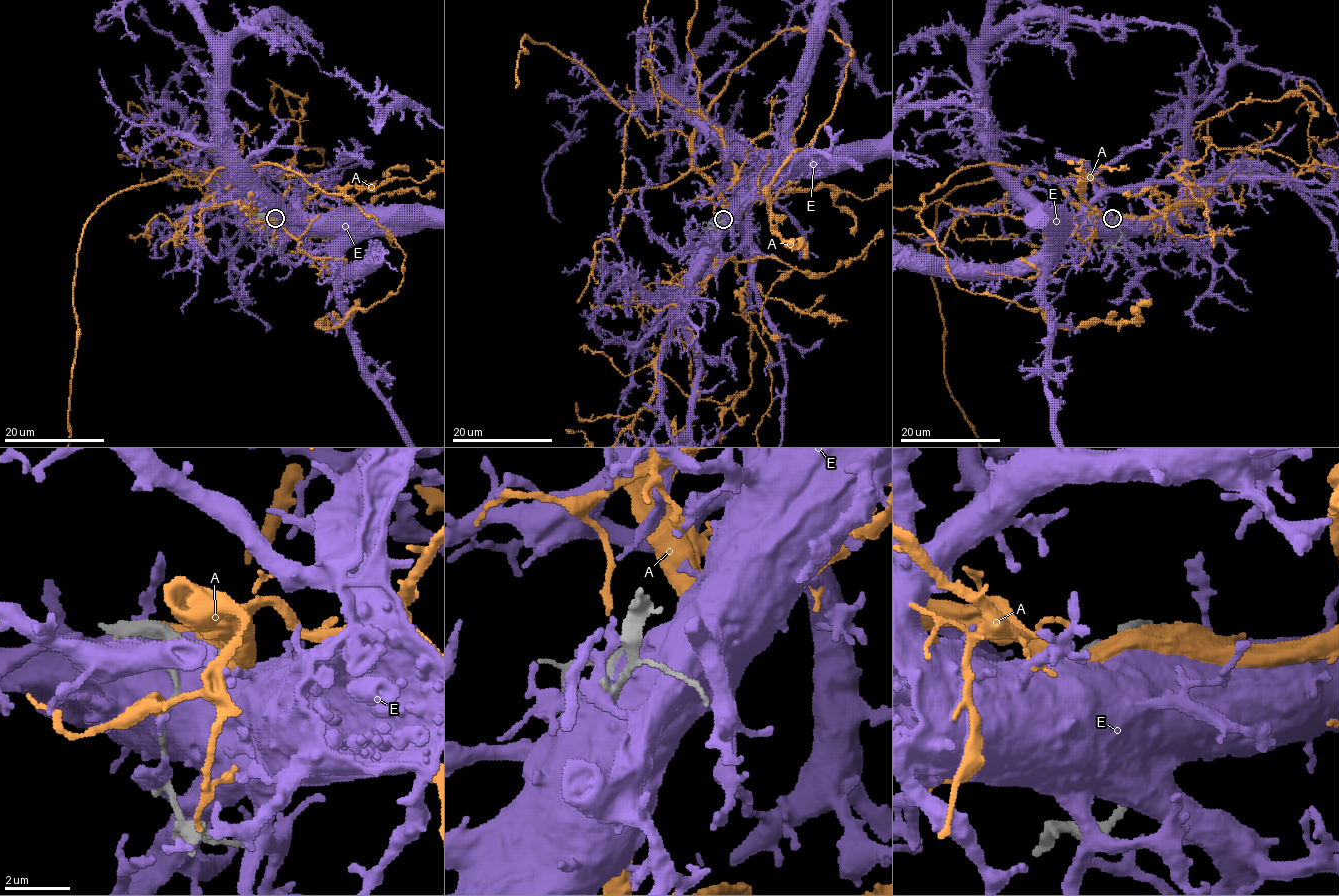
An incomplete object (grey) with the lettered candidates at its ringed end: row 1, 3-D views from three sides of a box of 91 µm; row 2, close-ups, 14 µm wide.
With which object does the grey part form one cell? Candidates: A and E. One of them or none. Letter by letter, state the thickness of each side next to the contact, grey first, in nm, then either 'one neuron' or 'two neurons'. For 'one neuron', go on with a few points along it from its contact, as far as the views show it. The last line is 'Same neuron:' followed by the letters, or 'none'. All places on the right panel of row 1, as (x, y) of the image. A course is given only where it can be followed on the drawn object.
A: calibres 220 and 480 nm; two neurons
E: calibres 180 and 550 nm; two neurons
Same neuron: none

